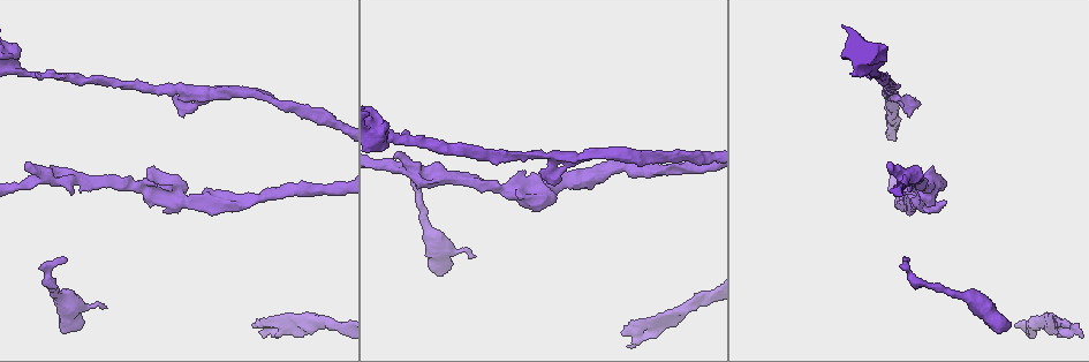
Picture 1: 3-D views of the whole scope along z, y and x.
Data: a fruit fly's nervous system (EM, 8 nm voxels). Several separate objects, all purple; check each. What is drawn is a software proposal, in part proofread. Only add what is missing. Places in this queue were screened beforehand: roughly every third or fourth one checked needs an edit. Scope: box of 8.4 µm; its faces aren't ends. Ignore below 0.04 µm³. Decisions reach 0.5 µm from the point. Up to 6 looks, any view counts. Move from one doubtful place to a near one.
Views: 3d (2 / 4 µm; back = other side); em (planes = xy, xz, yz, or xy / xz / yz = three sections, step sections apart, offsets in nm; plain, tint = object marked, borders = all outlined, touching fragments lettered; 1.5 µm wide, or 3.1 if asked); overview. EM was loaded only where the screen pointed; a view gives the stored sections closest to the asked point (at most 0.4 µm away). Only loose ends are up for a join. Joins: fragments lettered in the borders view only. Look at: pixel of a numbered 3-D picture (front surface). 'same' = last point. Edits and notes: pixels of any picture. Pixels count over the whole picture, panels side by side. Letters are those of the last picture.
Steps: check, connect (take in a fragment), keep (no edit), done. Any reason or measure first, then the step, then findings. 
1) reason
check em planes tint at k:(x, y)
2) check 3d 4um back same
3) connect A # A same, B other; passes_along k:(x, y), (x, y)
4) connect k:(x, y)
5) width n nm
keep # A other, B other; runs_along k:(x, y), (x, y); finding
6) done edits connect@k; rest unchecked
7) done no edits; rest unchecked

free end
check em xy step 8 borders at 1:(183, 115)

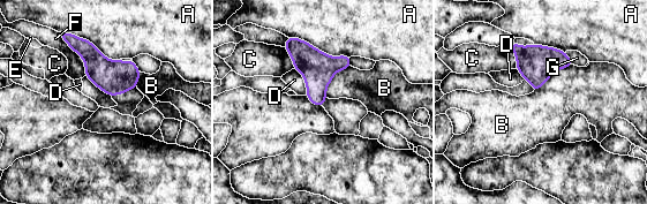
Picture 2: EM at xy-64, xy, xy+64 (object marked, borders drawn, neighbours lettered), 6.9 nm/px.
another direction
check em xz step 8 borders same

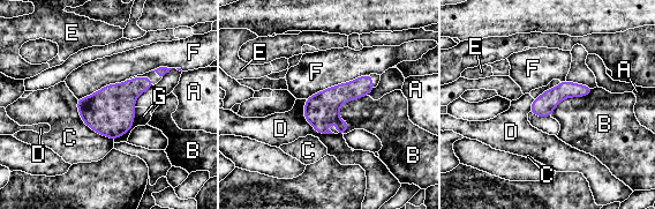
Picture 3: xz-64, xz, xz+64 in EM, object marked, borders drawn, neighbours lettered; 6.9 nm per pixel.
width 150 nm
keep # A other, B other, C other, D other, E other, F other, G other; no lettered fragment goes on from it

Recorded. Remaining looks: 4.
branch stops here
check em planes borders at 1:(944, 202)

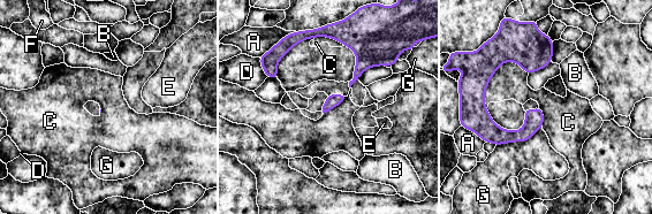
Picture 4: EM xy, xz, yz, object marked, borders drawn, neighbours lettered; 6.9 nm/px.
keep # A other, B other, C other, D other, E other, F other, G other; border 4:(518, 63), (492, 76), (486, 108); no lettered fragment goes on from it

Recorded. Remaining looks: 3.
branch stops here
check 3d 4um at 1:(254, 324)

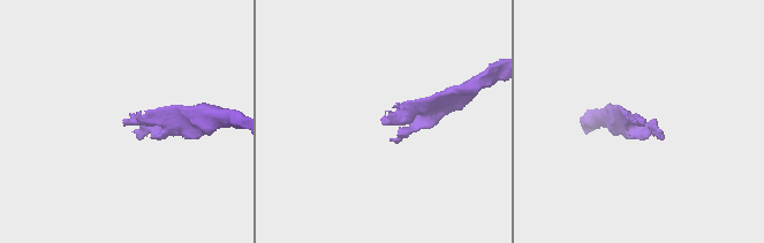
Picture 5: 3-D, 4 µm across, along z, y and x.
now the EM
check em xy step 4 plain at 5:(383, 125)

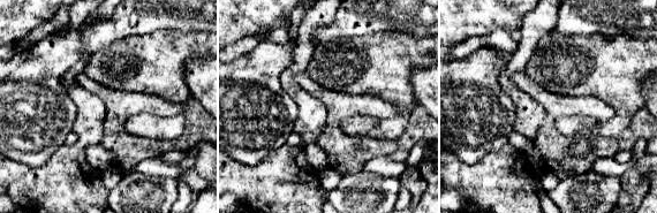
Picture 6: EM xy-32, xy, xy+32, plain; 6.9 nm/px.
see the neighbours
check em xy step 4 borders same

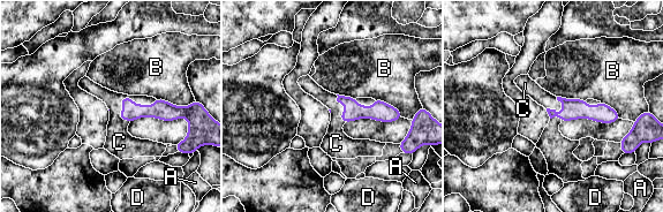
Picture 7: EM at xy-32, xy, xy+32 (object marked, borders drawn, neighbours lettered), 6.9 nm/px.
connect C # A other, B other, C same, D other; it goes on there

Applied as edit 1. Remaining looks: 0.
done edits connect@7; rest unchecked

